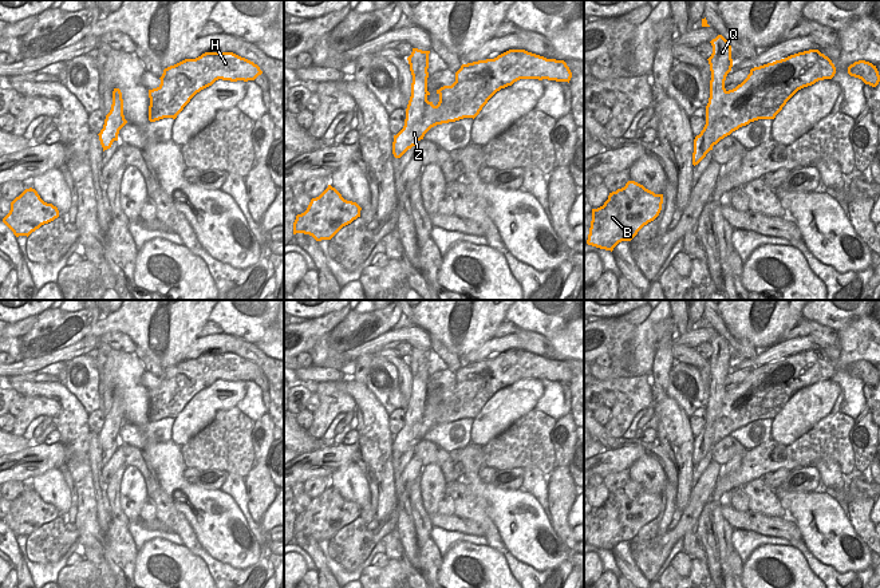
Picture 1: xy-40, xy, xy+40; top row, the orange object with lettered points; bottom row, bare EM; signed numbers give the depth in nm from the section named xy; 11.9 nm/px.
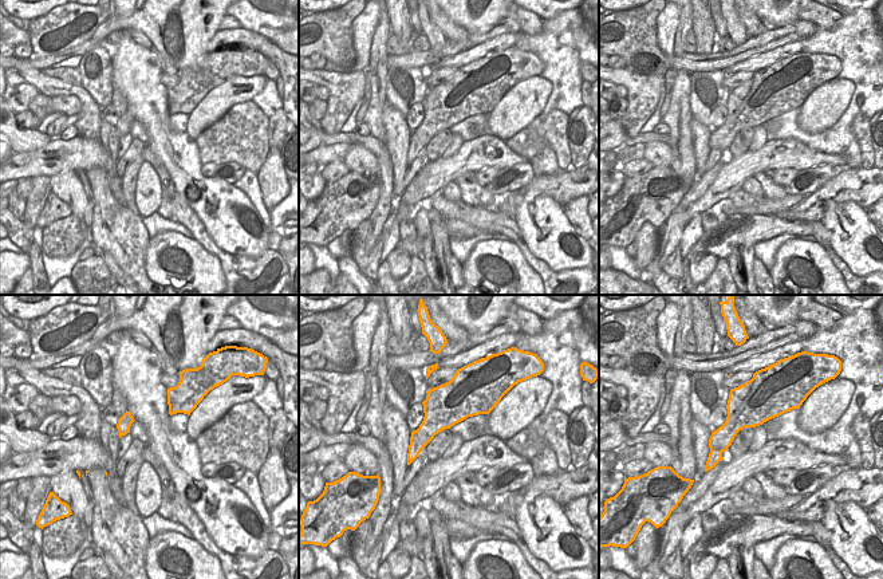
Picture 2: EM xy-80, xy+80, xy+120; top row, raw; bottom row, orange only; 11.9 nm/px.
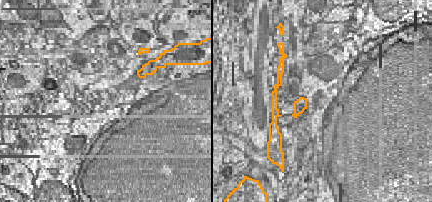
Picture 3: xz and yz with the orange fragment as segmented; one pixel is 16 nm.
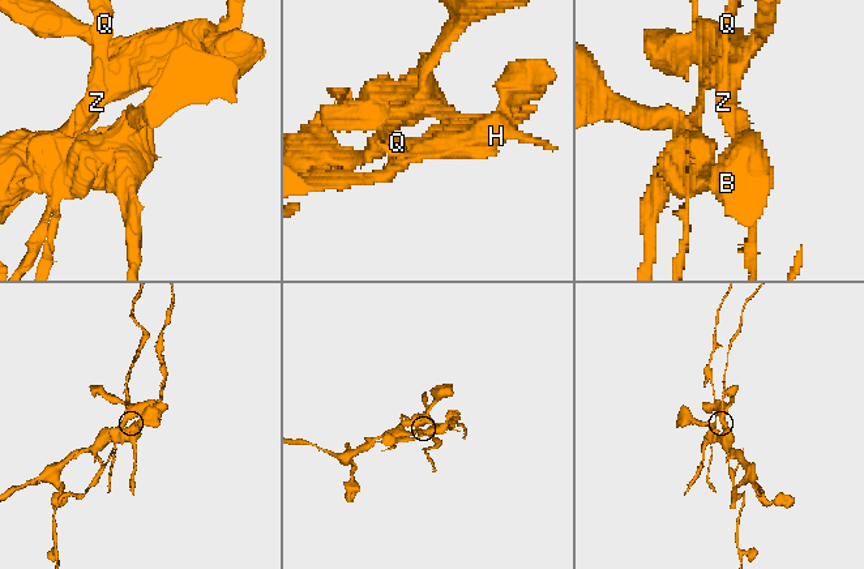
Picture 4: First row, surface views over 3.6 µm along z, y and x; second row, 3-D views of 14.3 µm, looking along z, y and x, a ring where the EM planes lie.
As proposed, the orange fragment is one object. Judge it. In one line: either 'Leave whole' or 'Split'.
Split.

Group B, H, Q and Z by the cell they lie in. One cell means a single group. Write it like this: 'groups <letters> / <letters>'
groups B H Z / Q

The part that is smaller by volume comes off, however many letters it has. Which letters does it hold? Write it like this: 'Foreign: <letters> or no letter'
Foreign: Q

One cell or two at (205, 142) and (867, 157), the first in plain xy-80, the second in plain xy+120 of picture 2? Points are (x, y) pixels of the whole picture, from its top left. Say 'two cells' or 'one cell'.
one cell

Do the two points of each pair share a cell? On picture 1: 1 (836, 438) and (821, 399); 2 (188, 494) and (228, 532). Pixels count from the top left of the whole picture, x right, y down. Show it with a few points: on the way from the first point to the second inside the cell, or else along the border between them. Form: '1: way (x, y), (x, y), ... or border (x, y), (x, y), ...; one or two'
1: border (831, 411), (802, 434); two
2: way (197, 501), (218, 523); one

